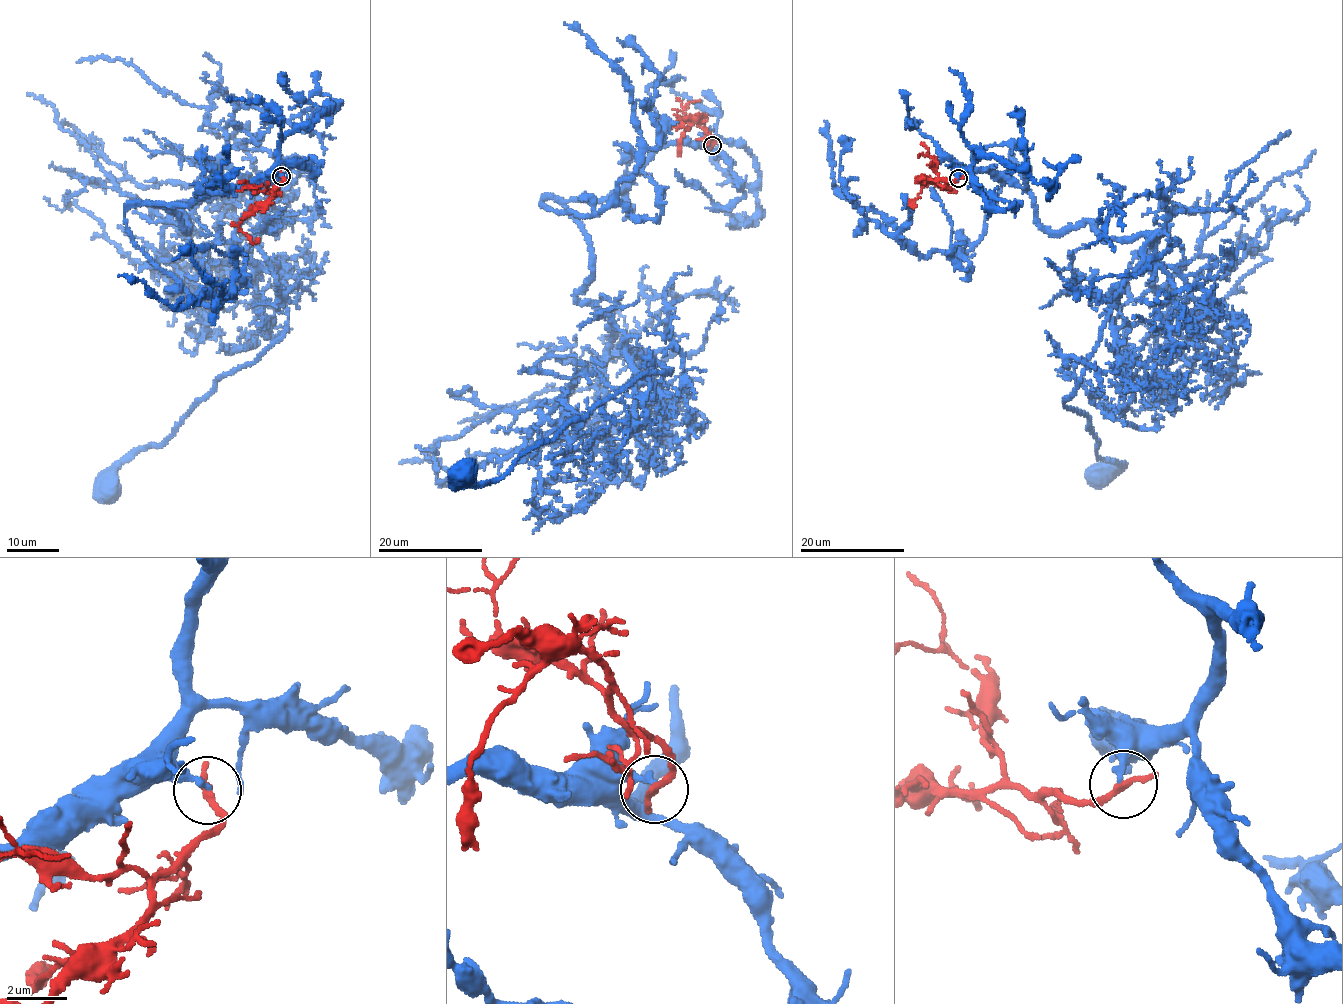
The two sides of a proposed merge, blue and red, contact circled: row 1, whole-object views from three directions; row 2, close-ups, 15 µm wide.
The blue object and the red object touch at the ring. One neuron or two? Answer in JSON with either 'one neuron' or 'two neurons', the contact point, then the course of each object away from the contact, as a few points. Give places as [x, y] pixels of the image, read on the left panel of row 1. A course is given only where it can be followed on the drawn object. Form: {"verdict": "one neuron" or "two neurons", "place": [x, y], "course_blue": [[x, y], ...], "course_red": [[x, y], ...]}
{"verdict": "two neurons", "place": [281, 176], "course_blue": [[281, 176], [146, 202], [184, 230], [177, 206], [212, 196], [226, 162], [262, 211], [287, 328], [108, 485]], "course_red": [[281, 175], [282, 183], [239, 224], [239, 229], [252, 242], [258, 238]]}

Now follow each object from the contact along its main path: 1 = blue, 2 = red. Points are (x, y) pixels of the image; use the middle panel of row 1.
1: (711, 144), (661, 144), (605, 198), (563, 202), (608, 352), (670, 374), (497, 478), (463, 472)
2: (711, 145), (714, 137), (704, 130), (703, 123), (687, 118), (671, 125), (672, 128), (683, 124), (688, 131)

